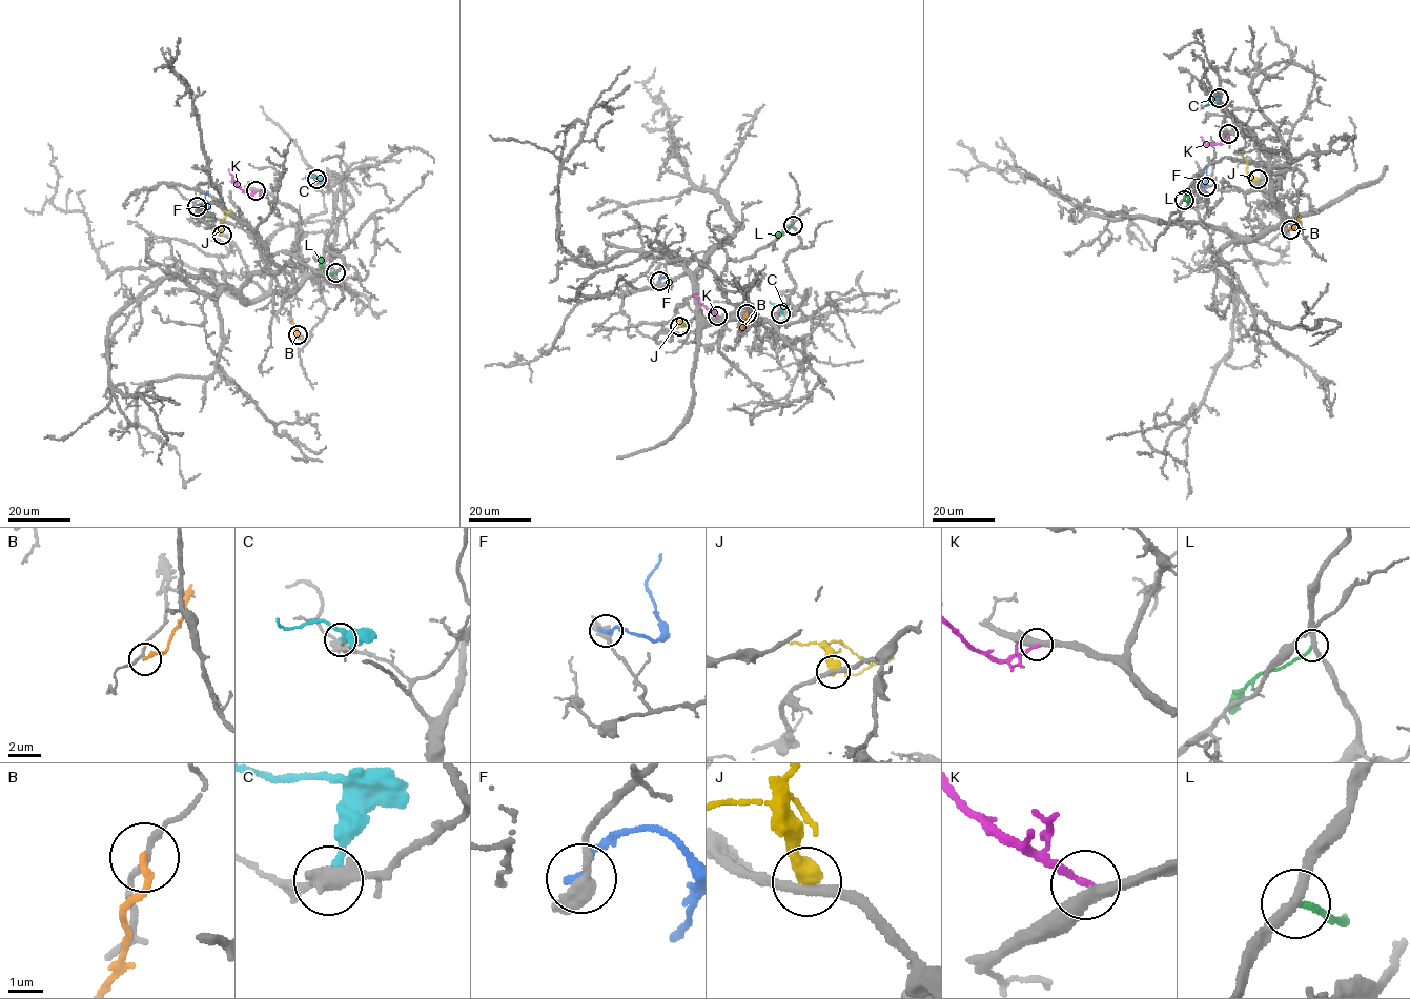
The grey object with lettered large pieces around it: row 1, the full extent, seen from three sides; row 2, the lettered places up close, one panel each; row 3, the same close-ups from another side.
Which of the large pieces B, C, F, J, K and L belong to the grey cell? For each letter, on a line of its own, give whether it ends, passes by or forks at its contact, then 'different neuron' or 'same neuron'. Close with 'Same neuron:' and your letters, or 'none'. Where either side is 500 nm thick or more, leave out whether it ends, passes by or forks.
B: it ends there; different neuron
C: it ends there; different neuron
F: it ends there; different neuron
J: different neuron
K: it ends there; same neuron
L: it ends there; different neuron
Same neuron: K

